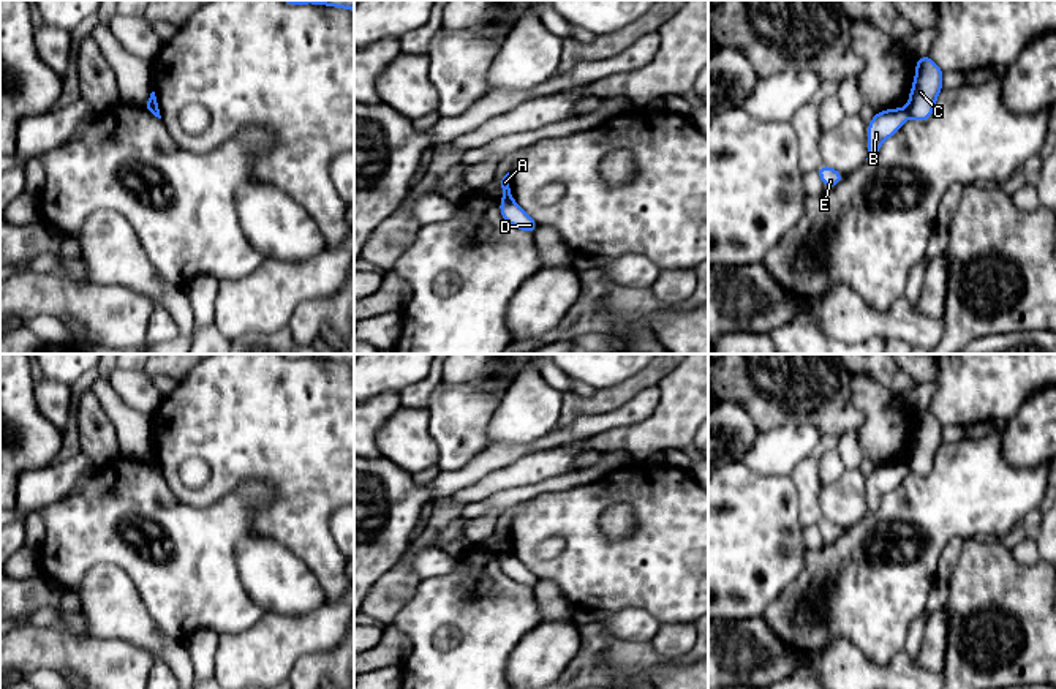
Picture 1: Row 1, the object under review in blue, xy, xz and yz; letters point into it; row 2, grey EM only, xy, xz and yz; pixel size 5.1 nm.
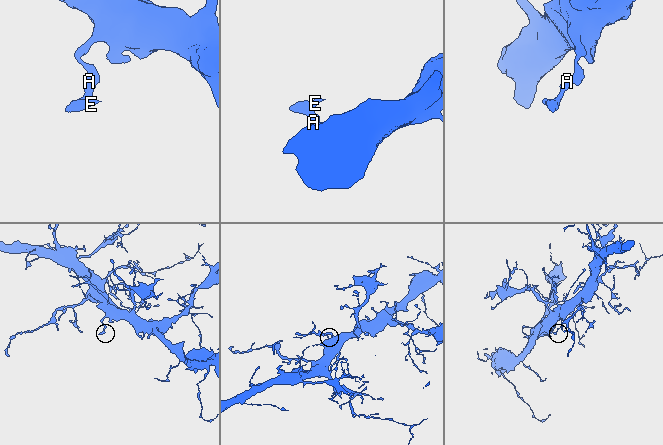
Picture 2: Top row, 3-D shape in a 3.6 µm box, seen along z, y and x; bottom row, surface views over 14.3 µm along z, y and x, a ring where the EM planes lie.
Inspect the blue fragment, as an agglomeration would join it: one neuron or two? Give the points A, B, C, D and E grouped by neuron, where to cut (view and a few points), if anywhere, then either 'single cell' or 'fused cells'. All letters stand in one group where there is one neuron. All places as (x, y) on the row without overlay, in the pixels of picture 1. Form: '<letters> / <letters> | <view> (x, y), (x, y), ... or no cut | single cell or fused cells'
A B E / C D | xz (503, 550), (509, 553) | fused cells

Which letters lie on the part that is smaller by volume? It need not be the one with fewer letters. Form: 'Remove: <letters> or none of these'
Remove: A, B, E

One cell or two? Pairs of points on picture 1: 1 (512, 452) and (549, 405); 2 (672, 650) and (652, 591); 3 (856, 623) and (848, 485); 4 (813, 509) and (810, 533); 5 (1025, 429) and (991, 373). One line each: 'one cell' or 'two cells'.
1: two cells
2: two cells
3: two cells
4: two cells
5: two cells

